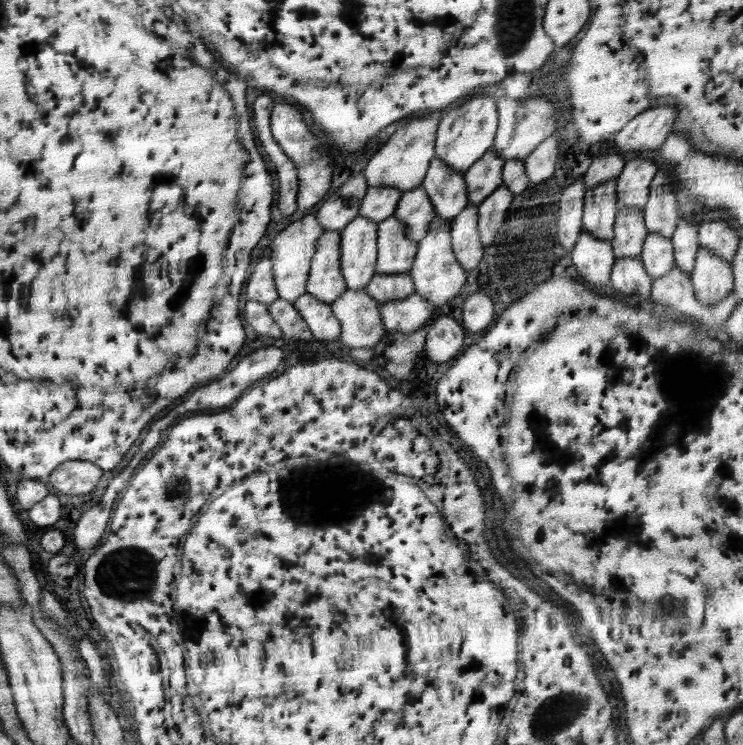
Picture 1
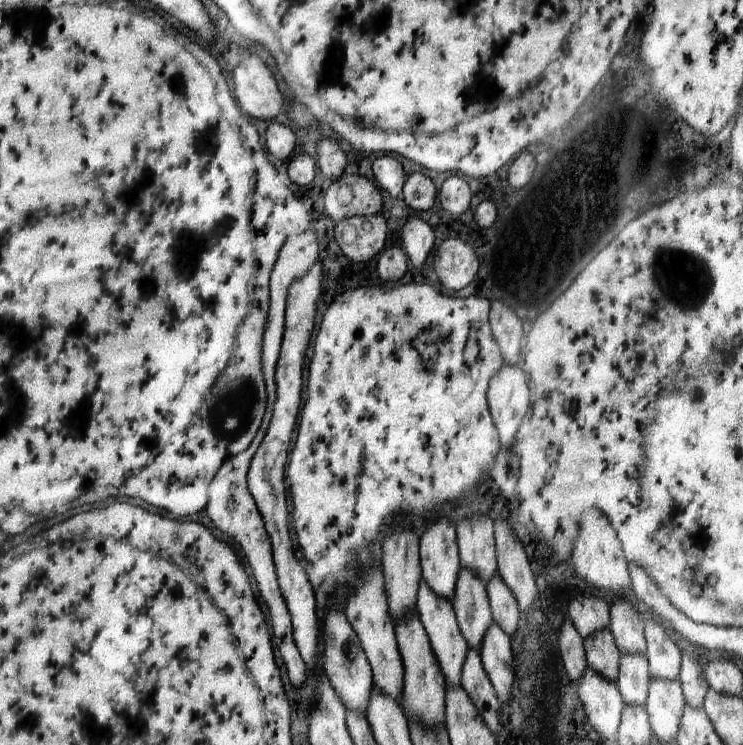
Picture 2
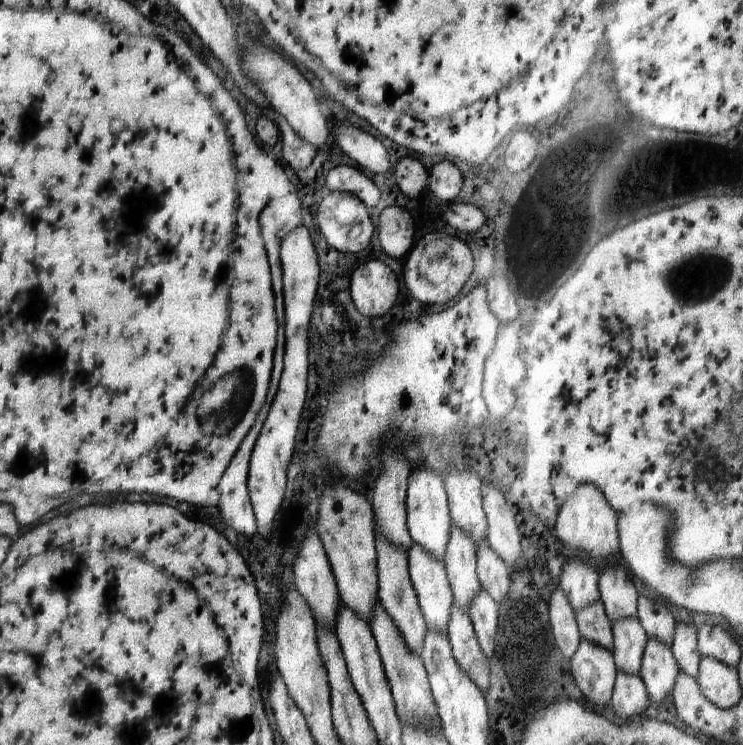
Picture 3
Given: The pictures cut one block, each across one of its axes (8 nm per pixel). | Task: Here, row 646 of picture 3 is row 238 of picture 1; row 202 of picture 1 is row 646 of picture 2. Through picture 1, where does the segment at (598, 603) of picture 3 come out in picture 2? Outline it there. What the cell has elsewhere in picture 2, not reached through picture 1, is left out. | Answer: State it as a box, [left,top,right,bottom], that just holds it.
[583,629,621,681]

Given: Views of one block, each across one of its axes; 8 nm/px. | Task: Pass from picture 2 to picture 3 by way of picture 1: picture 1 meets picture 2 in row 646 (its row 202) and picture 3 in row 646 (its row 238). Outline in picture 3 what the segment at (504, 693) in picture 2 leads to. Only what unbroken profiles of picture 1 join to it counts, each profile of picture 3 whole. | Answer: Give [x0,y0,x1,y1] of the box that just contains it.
[466,588,500,659]

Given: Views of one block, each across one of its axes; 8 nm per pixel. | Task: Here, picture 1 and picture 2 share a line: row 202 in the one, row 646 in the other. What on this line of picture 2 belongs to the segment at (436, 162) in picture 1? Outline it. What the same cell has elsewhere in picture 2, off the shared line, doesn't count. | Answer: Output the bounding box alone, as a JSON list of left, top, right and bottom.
[414,579,470,687]

